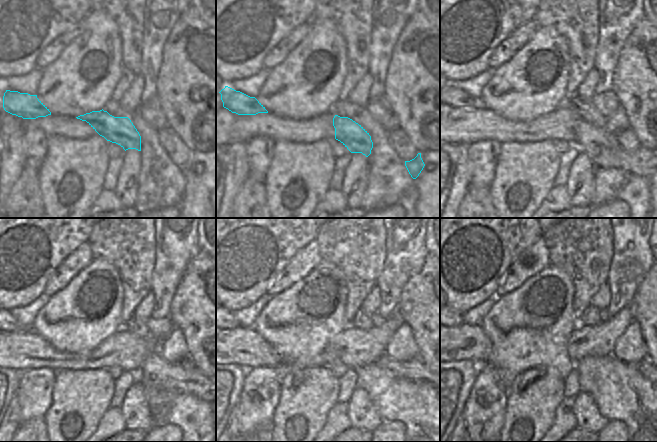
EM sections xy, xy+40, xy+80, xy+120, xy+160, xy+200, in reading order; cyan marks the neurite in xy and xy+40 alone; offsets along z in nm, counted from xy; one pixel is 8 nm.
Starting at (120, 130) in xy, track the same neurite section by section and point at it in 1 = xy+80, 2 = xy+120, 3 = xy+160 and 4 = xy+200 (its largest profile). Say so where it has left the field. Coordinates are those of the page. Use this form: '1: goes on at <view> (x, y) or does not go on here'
1: goes on at xy+80 (602, 148)
2: goes on at xy+120 (156, 372)
3: goes on at xy+160 (415, 370)
4: goes on at xy+200 (643, 366)

